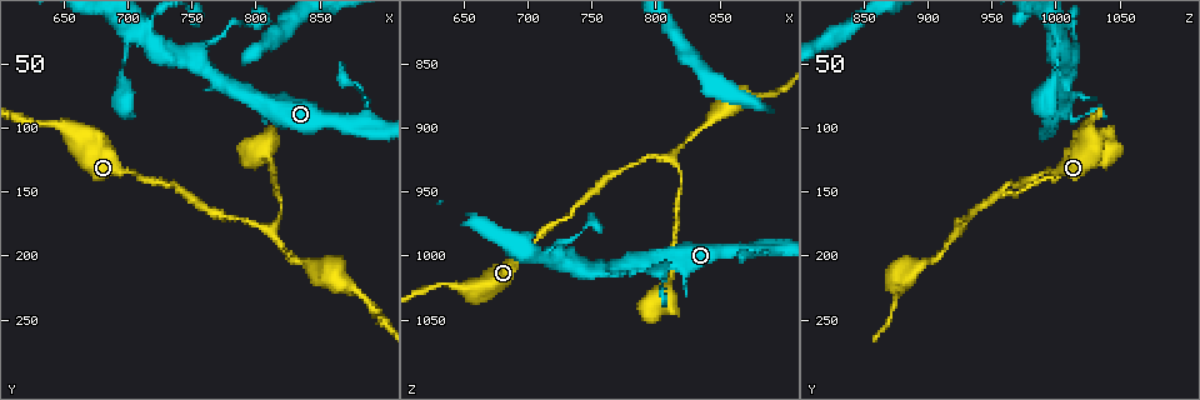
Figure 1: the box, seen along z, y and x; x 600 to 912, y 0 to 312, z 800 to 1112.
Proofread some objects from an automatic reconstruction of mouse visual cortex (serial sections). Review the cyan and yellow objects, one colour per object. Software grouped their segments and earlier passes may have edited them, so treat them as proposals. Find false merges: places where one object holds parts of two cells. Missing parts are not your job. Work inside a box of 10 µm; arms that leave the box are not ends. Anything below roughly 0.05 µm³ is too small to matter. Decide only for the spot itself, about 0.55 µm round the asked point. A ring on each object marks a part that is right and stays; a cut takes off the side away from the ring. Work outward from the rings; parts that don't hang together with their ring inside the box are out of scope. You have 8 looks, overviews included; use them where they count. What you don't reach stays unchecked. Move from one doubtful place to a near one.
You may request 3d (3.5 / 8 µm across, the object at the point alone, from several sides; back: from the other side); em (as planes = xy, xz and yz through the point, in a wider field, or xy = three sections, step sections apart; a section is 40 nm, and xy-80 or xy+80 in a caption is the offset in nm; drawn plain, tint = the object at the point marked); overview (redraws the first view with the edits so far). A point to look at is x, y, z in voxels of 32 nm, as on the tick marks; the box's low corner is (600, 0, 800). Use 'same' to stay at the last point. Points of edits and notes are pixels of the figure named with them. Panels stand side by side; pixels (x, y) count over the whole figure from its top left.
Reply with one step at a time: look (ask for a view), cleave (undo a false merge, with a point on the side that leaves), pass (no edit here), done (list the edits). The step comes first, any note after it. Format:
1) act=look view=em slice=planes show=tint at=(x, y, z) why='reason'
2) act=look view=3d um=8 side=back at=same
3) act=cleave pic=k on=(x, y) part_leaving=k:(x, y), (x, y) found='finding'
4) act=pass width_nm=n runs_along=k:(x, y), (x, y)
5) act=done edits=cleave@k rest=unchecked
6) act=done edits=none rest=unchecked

act=look view=3d um=3.5 at=(706, 26, 1002) why='thin neck'

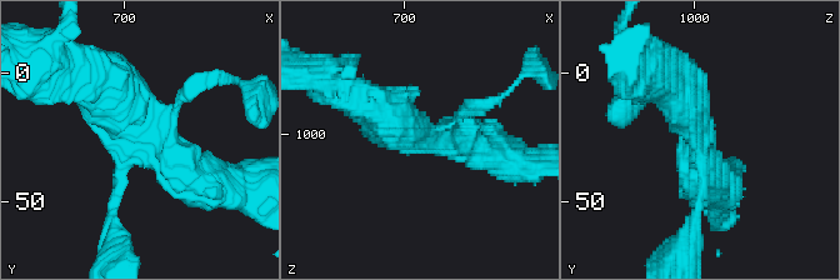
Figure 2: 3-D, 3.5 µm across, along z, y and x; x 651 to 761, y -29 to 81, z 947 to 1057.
act=look view=em slice=xy step=5 show=tint at=(707, 27, 1001) arms=4 arm_widths_nm=150,150,500,600

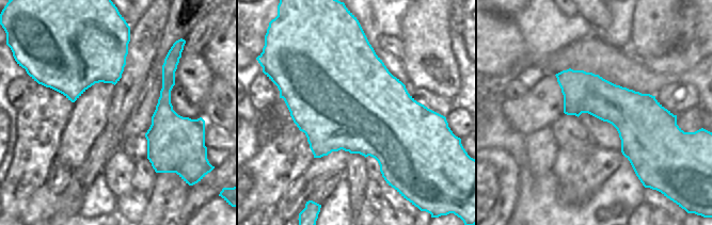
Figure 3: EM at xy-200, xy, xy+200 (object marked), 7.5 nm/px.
act=pass width_nm=800 runs_along=2:(211, 183), (143, 140), (89, 79) found='one cell here'

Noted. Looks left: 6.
act=look view=3d um=3.5 side=back at=(648, 100, 1024) why='thick turns thin'

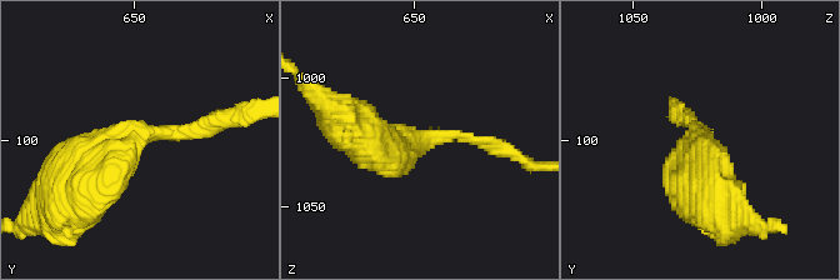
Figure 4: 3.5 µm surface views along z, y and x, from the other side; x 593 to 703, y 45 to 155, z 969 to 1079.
act=look view=em slice=planes show=tint at=(648, 98, 1025) arm_widths_nm=150,600 why='now the EM'

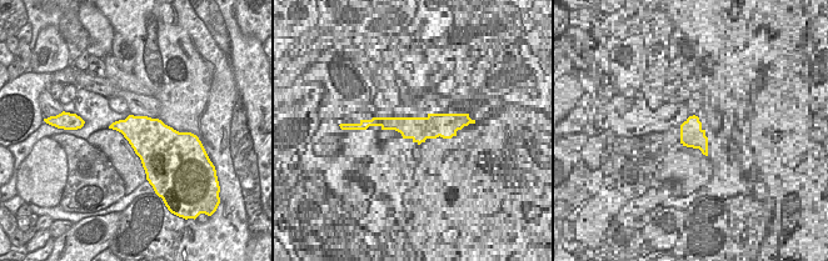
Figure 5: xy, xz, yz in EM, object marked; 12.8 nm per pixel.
act=pass runs_along=4:(80, 193), (138, 135), (218, 120) found='continuous, no second cell'

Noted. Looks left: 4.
act=look view=3d um=8 at=(808, 176, 922) why='sharp bend'

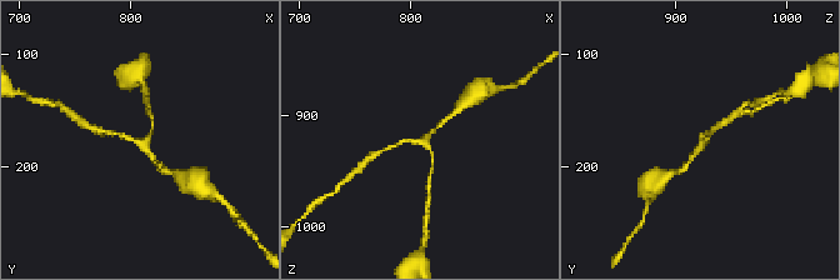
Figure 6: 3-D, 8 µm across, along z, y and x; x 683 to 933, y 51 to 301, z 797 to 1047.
act=look view=3d um=3.5 at=same

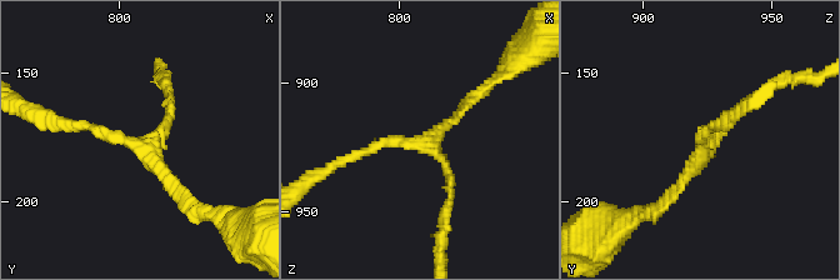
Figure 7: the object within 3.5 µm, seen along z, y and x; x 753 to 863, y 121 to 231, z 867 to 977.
act=look view=em slice=xy step=5 show=tint at=(809, 179, 925) arms=3 arm_widths_nm=100,100,150 why='now the EM'

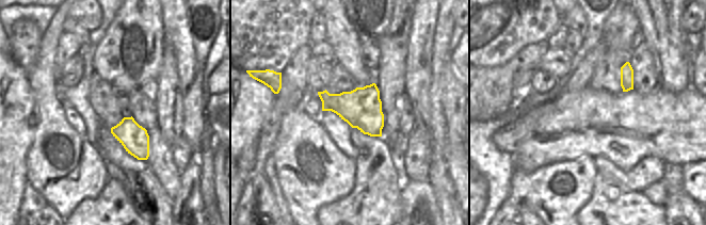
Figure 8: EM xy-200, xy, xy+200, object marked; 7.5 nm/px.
act=pass runs_along=7:(66, 121), (146, 144), (165, 129), (170, 94) found='one cell here'

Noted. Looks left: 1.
act=done edits=none rest=unchecked

